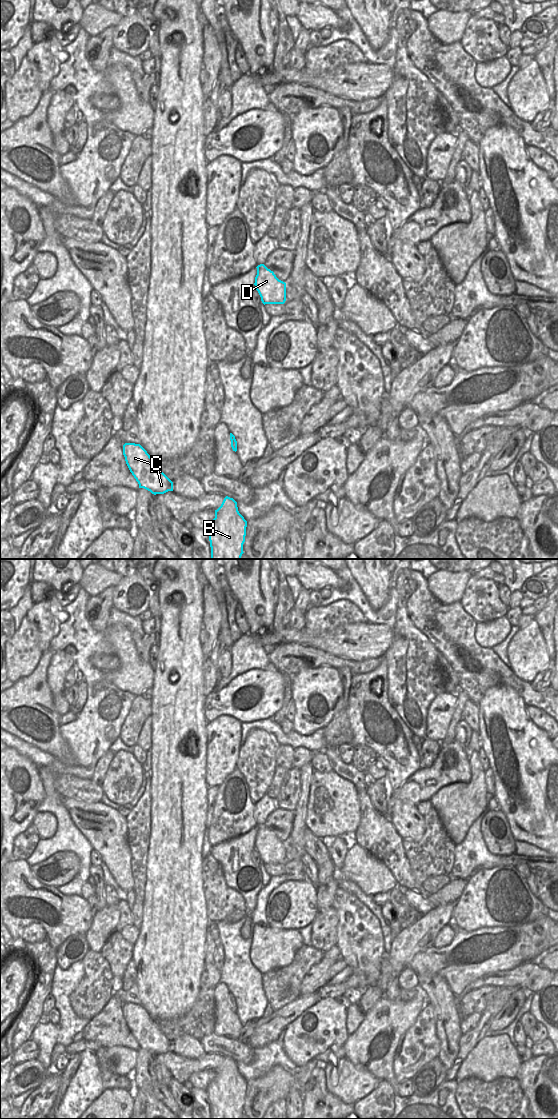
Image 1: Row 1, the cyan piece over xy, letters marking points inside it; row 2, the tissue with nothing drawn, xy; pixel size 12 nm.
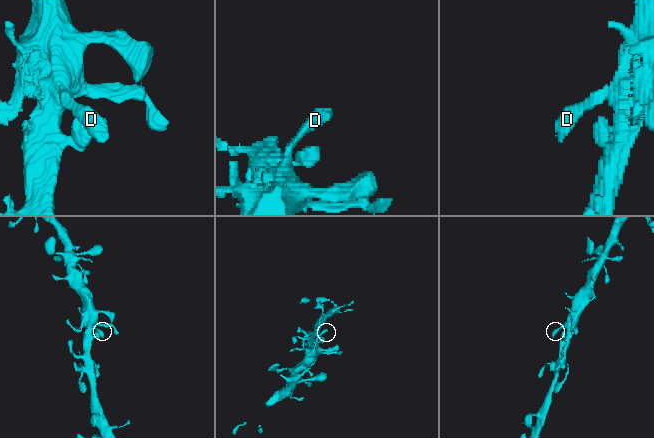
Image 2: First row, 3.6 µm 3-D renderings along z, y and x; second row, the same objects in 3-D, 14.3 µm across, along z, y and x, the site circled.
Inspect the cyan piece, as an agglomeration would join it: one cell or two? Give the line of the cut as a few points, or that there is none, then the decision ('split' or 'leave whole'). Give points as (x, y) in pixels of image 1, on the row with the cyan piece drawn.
cut none; leave whole

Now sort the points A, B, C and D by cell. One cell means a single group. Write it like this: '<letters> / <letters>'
A B C D

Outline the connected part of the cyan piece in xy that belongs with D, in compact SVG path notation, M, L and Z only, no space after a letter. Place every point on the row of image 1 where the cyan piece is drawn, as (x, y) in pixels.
M264 264L257 267L255 289L258 291L262 303L284 304L286 301L286 283L279 280L273 271Z

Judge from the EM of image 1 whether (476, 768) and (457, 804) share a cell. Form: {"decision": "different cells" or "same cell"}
{"decision": "same cell"}

